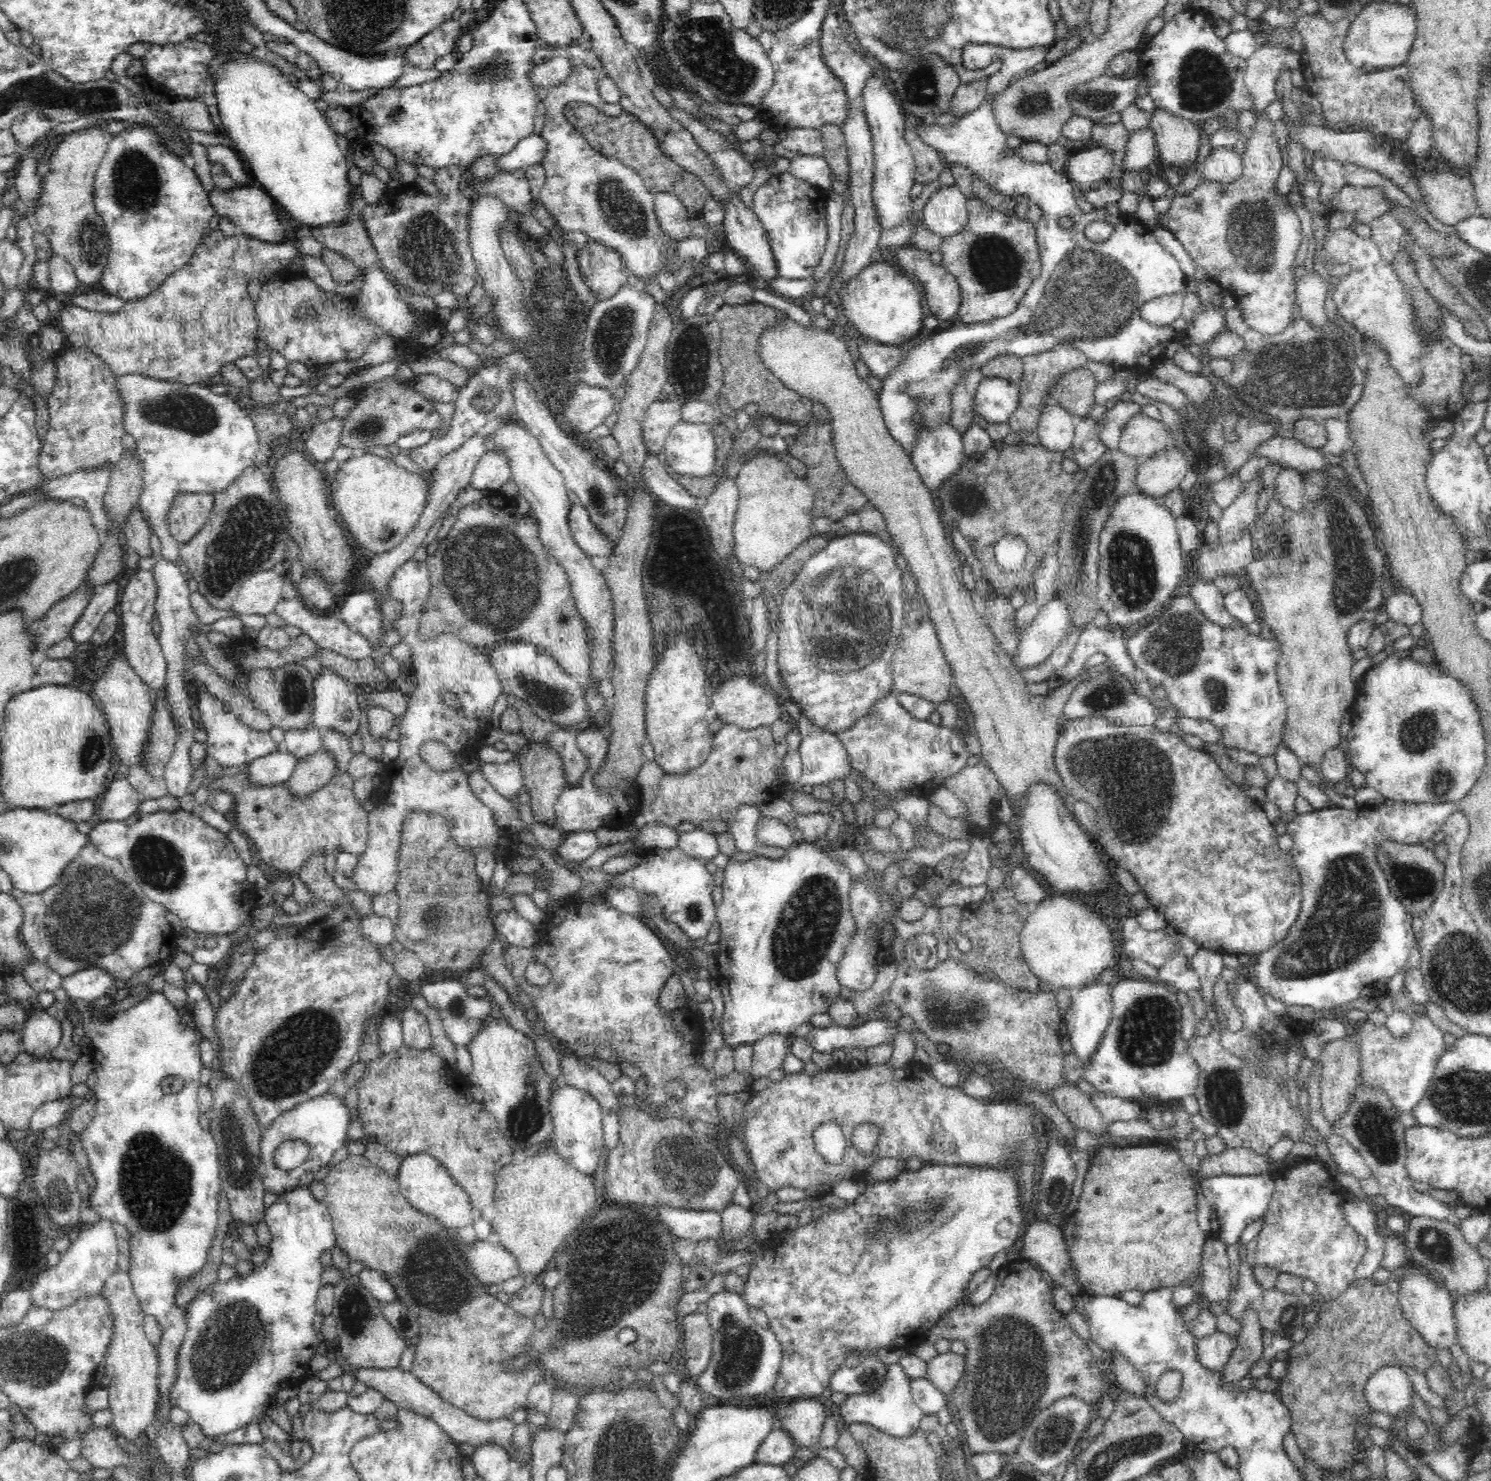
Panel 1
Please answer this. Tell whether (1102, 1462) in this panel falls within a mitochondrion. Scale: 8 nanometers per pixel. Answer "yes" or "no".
yes

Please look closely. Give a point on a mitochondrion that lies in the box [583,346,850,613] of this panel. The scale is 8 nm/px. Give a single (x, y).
(596, 498)

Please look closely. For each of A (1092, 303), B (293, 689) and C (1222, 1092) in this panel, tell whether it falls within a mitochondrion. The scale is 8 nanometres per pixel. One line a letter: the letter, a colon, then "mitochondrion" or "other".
A: mitochondrion
B: mitochondrion
C: mitochondrion

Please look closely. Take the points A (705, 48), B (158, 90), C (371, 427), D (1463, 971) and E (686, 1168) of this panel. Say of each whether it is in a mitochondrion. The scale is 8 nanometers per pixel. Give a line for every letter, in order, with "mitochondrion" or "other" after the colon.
A: mitochondrion
B: other
C: mitochondrion
D: mitochondrion
E: mitochondrion

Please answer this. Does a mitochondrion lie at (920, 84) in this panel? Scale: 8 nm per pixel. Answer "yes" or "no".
yes

